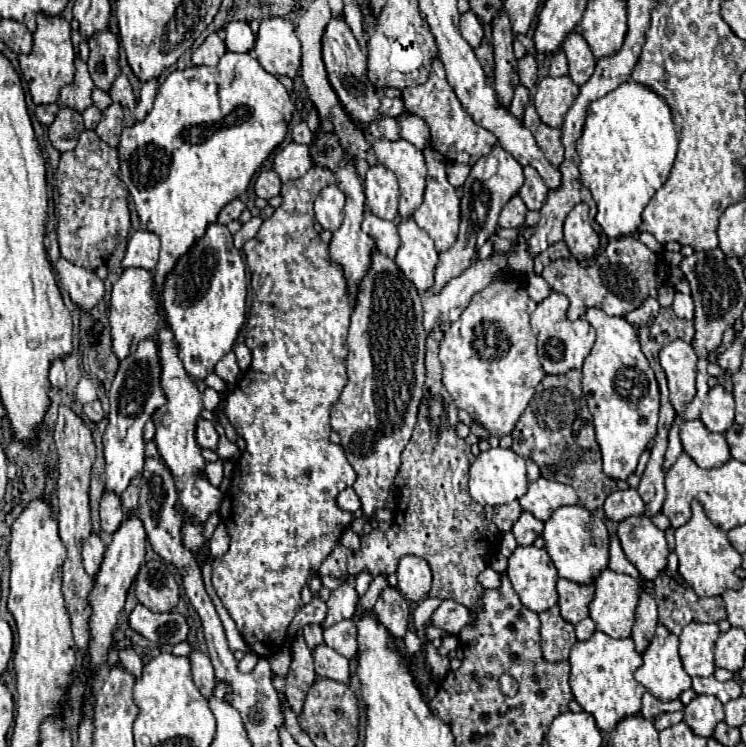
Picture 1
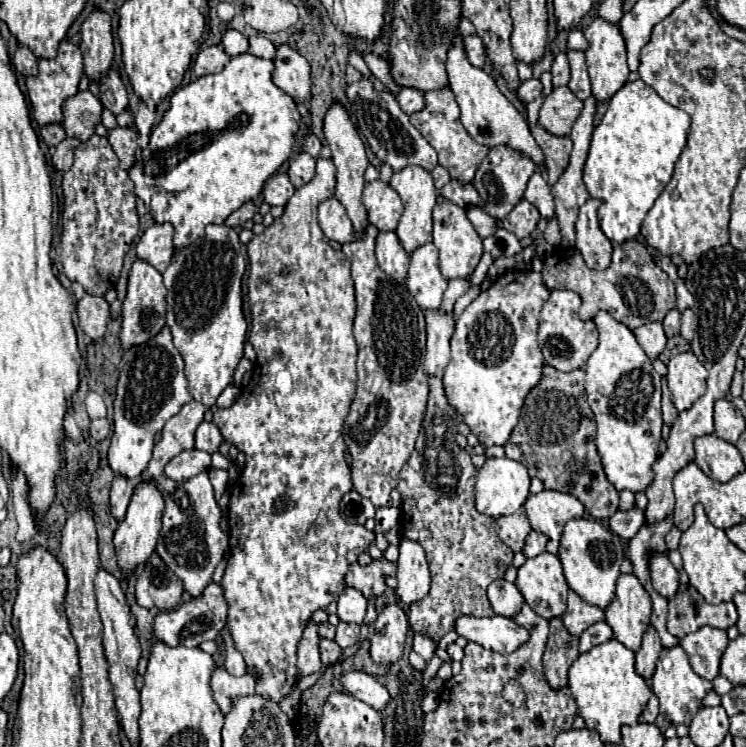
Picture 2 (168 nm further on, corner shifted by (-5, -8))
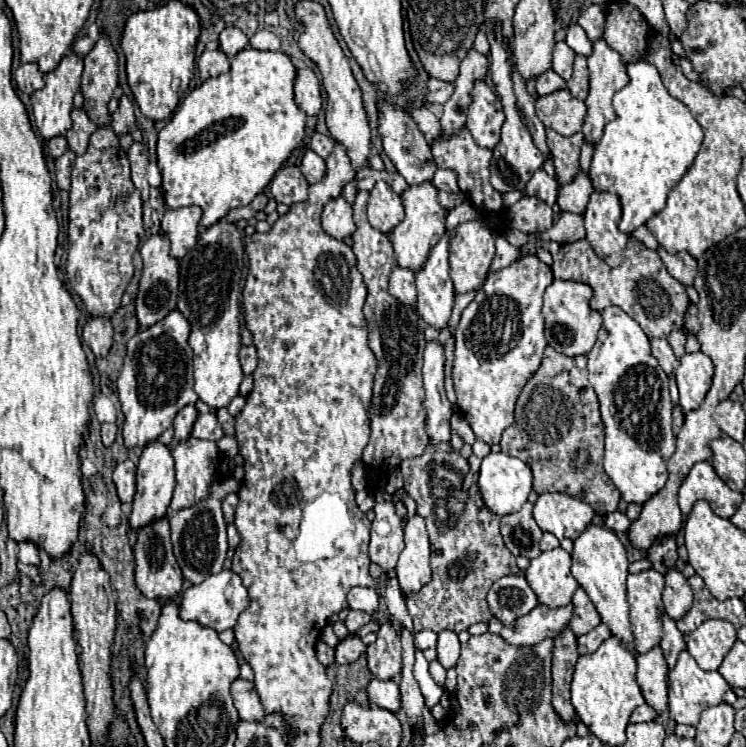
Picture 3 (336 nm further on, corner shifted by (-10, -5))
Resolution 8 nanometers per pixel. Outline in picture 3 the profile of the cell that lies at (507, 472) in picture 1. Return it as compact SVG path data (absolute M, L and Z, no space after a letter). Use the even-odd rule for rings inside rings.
M490 452L480 466L480 478L478 478L478 488L482 492L482 500L486 508L498 516L518 512L522 504L528 500L528 494L532 490L532 470L528 464L524 464L518 458L506 456L502 452L494 454Z

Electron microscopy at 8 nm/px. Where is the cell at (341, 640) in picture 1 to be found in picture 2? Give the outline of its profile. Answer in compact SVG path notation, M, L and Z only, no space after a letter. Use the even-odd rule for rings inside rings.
M339 623L337 625L337 637L335 637L335 641L345 649L345 647L349 647L349 645L353 645L353 643L357 643L357 639L359 639L359 625L357 623Z

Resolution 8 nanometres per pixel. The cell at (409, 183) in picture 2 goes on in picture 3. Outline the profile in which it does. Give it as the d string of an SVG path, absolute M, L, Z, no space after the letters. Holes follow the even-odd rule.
M432 182L412 184L400 196L402 196L402 202L404 202L406 218L392 230L392 246L394 246L396 262L402 268L410 268L410 270L416 272L426 262L426 256L428 256L430 248L434 248L434 244L438 244L438 240L446 232L446 228L444 228L446 210L440 206L438 190L434 188Z

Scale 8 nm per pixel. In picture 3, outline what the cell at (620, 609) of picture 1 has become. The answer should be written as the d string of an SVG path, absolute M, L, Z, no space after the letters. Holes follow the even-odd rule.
M656 570L628 574L628 604L634 646L644 654L662 640L662 588L664 576Z

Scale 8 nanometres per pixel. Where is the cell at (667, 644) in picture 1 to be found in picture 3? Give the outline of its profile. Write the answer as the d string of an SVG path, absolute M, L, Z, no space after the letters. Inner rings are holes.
M682 650L676 666L668 672L668 712L670 712L670 718L678 724L698 726L700 712L710 706L720 704L722 696L728 688L730 688L728 682L718 672L704 672L702 668L698 668L696 660L686 650Z

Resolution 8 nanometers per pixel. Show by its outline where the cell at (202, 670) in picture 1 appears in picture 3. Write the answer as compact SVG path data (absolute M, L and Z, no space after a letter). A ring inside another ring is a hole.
M242 678L234 680L234 684L230 686L230 694L242 720L262 720L266 716L258 700L258 692L250 680L242 680Z

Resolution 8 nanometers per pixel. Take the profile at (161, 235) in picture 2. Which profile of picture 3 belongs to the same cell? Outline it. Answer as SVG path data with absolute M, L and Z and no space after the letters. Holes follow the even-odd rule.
M198 206L166 210L162 218L160 234L168 238L170 256L174 256L176 260L182 260L182 256L186 256L186 252L196 244L200 214L202 212Z

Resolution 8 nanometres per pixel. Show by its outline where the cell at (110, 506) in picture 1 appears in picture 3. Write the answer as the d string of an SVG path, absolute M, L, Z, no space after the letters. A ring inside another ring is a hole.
M124 460L116 466L114 470L114 484L118 490L118 498L120 502L132 504L134 492L136 492L136 464L132 460Z

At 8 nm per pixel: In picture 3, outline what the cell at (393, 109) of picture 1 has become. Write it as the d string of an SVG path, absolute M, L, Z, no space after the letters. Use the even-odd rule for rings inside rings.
M430 78L428 84L426 84L424 98L426 98L428 104L444 104L450 98L452 90L454 90L454 86L450 82L442 82L442 80Z

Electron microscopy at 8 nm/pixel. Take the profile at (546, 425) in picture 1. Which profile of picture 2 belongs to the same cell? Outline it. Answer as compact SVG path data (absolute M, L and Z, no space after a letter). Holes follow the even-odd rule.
M543 365L543 377L527 393L519 423L503 447L505 457L523 463L531 477L543 481L545 489L577 497L593 519L607 521L617 511L619 491L607 481L603 473L595 447L595 417L587 403L583 383L583 369L563 373L551 365Z

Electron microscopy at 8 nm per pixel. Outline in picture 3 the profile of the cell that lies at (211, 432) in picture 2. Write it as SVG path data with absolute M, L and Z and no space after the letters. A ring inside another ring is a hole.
M210 412L210 414L200 414L198 420L194 422L192 436L194 436L194 438L200 438L200 440L218 442L218 440L224 436L224 432L222 432L220 422L216 420L216 414L214 414L214 412Z

